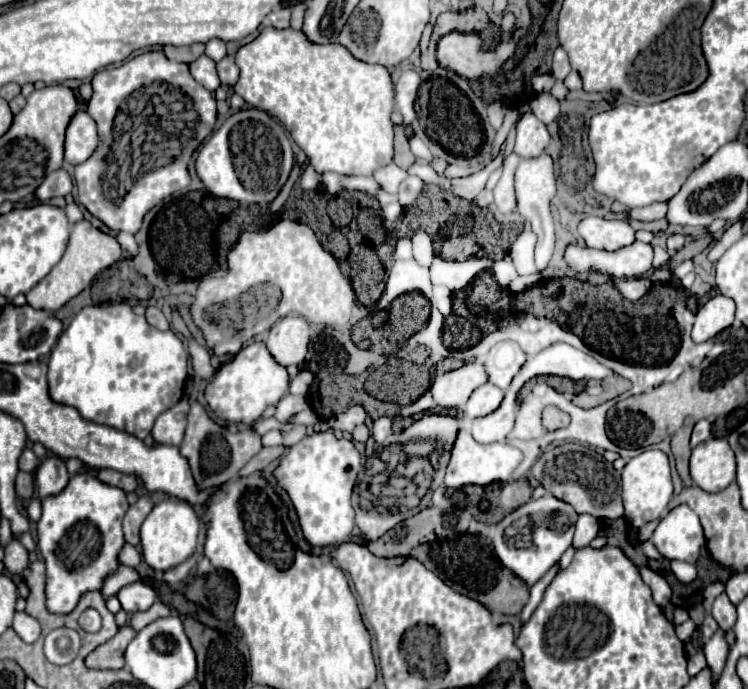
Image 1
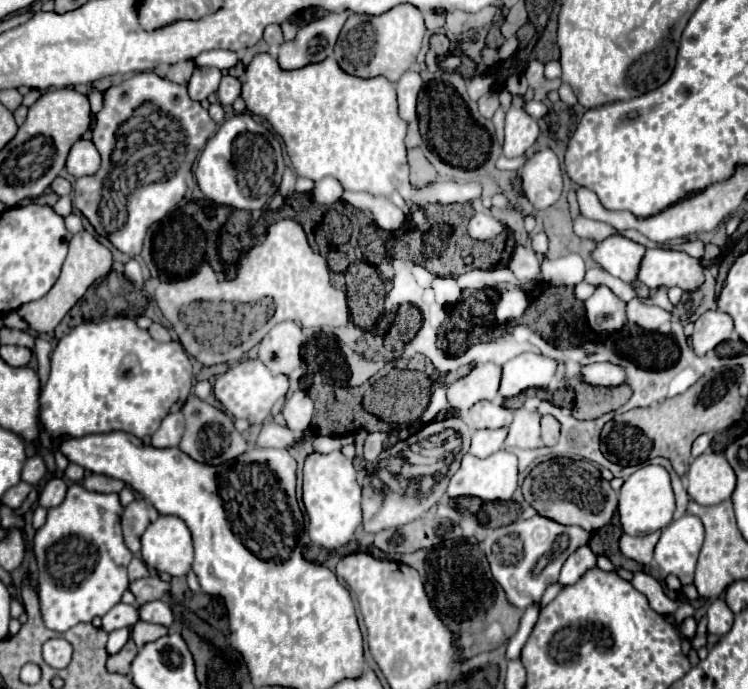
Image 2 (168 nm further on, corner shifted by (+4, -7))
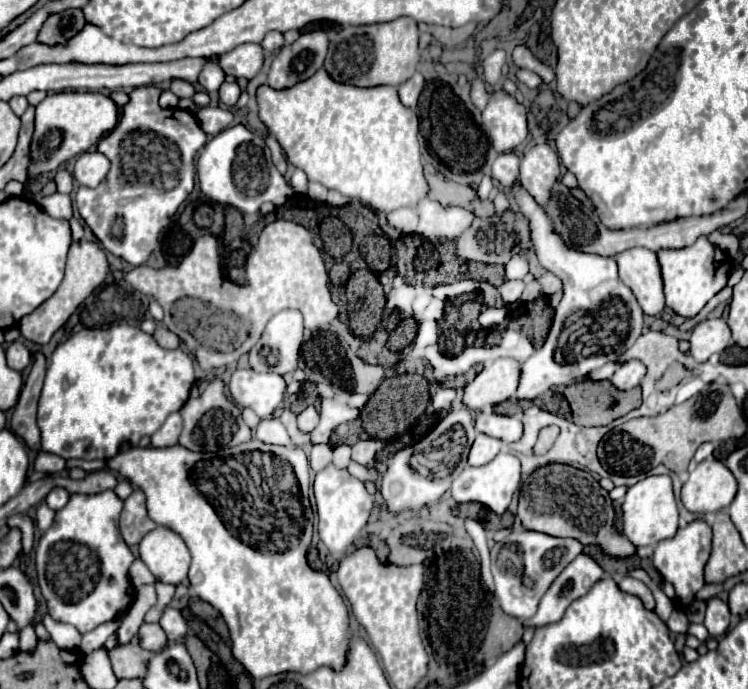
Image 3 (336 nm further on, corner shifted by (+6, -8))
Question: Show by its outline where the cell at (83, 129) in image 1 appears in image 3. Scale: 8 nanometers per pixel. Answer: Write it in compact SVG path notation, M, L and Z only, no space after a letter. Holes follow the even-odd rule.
M85 152L77 158L73 176L81 186L95 188L105 180L109 166L111 166L111 162L101 152Z

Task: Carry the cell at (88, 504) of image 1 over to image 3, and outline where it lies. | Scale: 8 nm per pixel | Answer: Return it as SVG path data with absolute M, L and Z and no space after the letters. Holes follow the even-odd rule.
M113 490L99 492L93 496L73 494L65 508L61 508L55 516L53 526L41 536L37 546L37 584L47 602L49 616L57 622L73 624L81 634L105 624L109 620L117 620L127 612L133 600L133 584L127 578L129 566L135 560L131 550L119 532L119 514L123 510L123 502L117 498Z

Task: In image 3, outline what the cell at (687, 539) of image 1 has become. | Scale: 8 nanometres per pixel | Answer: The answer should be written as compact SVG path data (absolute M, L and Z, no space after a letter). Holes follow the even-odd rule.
M703 520L691 522L687 528L679 528L677 536L671 540L663 540L655 546L653 554L653 566L659 570L663 580L671 582L675 588L675 602L683 608L691 606L695 602L695 594L705 586L703 568L711 556L711 526Z

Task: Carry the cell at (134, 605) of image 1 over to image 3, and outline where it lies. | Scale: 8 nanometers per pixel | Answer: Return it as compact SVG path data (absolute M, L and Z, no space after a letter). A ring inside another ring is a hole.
M167 608L163 618L159 620L159 624L165 630L169 644L175 644L175 642L183 640L185 634L187 634L187 622L177 608Z

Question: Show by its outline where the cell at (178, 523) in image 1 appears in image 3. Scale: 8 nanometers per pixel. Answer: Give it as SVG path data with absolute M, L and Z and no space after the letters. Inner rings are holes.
M157 526L139 542L139 558L147 564L155 580L177 586L187 578L191 554L179 534Z

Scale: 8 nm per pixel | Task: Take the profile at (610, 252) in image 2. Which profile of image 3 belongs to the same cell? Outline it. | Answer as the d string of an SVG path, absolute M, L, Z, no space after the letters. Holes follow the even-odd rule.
M631 248L615 256L621 280L633 290L645 314L657 318L665 310L663 278L657 254L647 248Z

